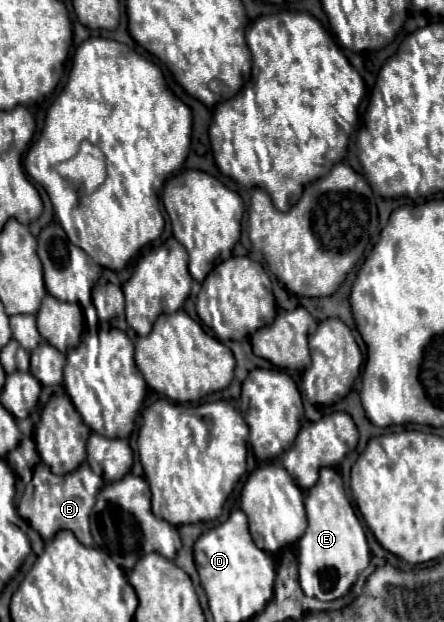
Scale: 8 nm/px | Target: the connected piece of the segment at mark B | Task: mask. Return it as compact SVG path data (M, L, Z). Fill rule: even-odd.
M40 462L34 468L34 476L24 490L24 496L17 506L17 511L24 520L30 522L30 526L44 540L50 540L58 530L72 530L74 536L84 546L92 546L94 540L90 534L90 513L103 484L102 477L93 472L87 463L82 464L68 476L58 478L56 474L50 472L46 464Z

